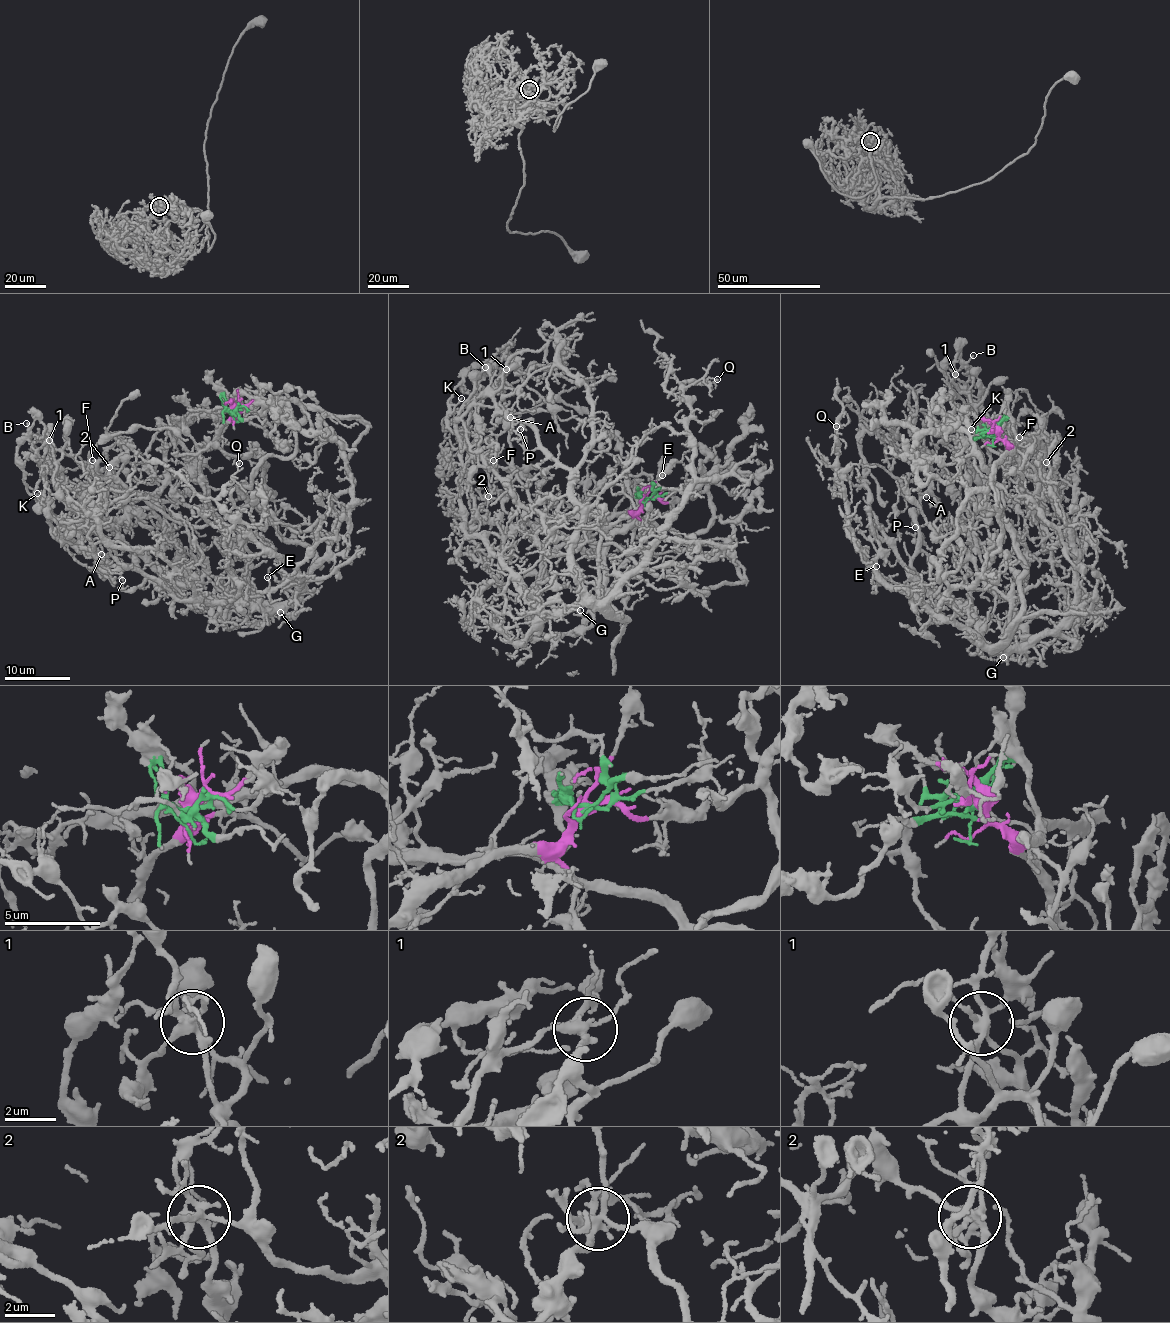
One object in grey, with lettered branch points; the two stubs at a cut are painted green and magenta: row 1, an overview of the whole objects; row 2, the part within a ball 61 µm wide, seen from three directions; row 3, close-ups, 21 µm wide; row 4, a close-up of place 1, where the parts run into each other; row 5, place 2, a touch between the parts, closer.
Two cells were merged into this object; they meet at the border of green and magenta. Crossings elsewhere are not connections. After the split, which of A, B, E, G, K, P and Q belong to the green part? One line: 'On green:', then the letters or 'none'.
On green: B, K

